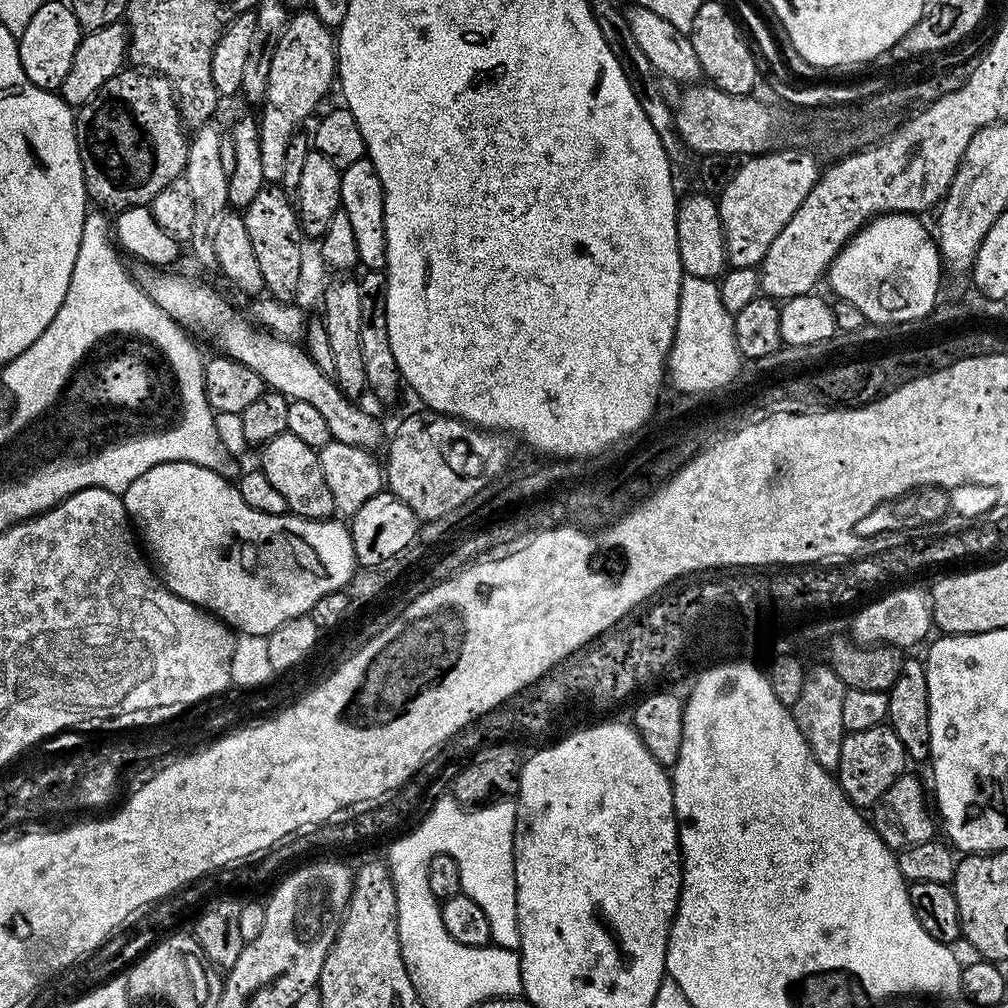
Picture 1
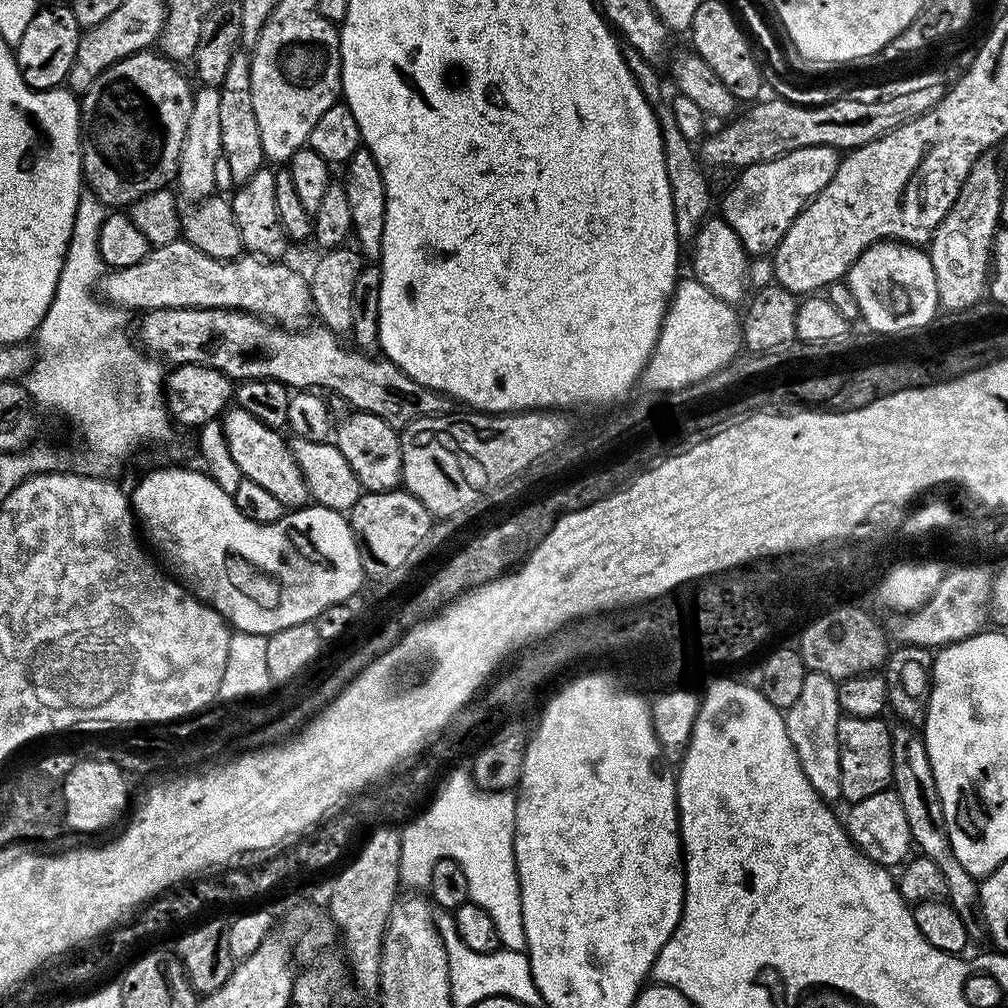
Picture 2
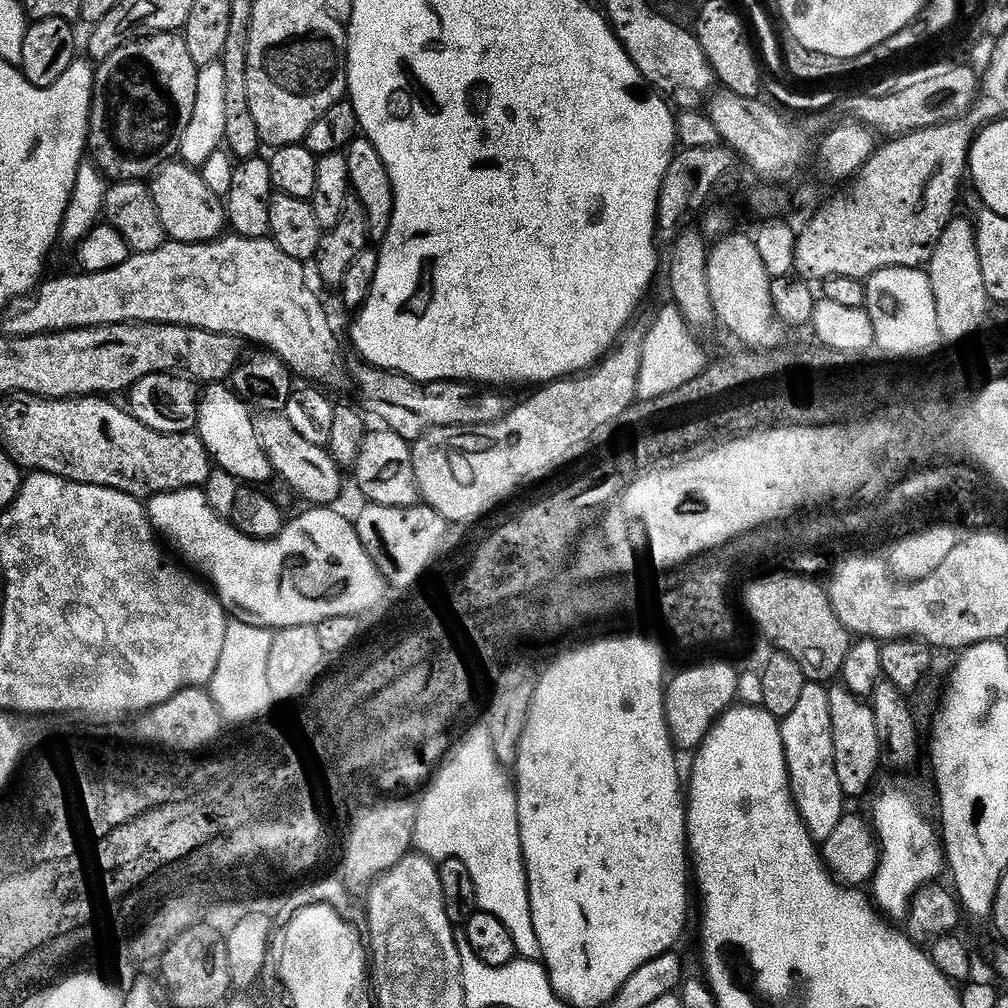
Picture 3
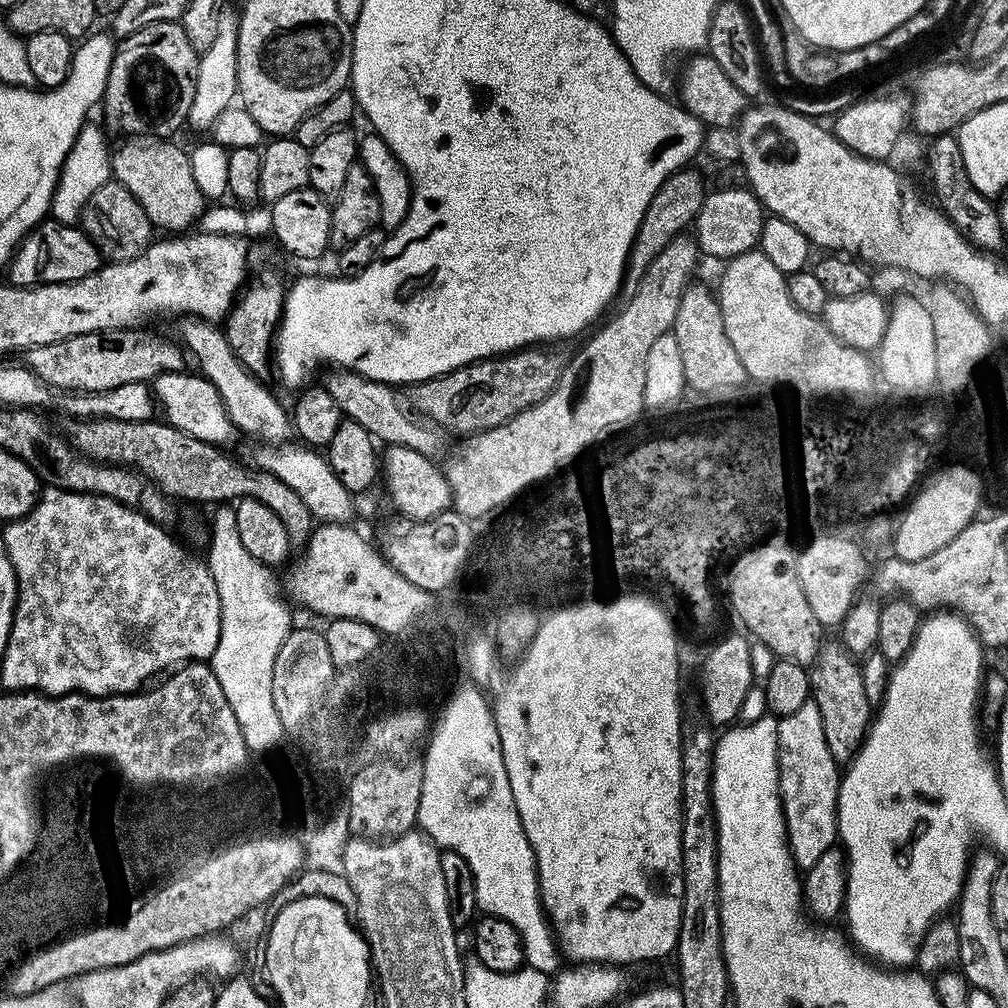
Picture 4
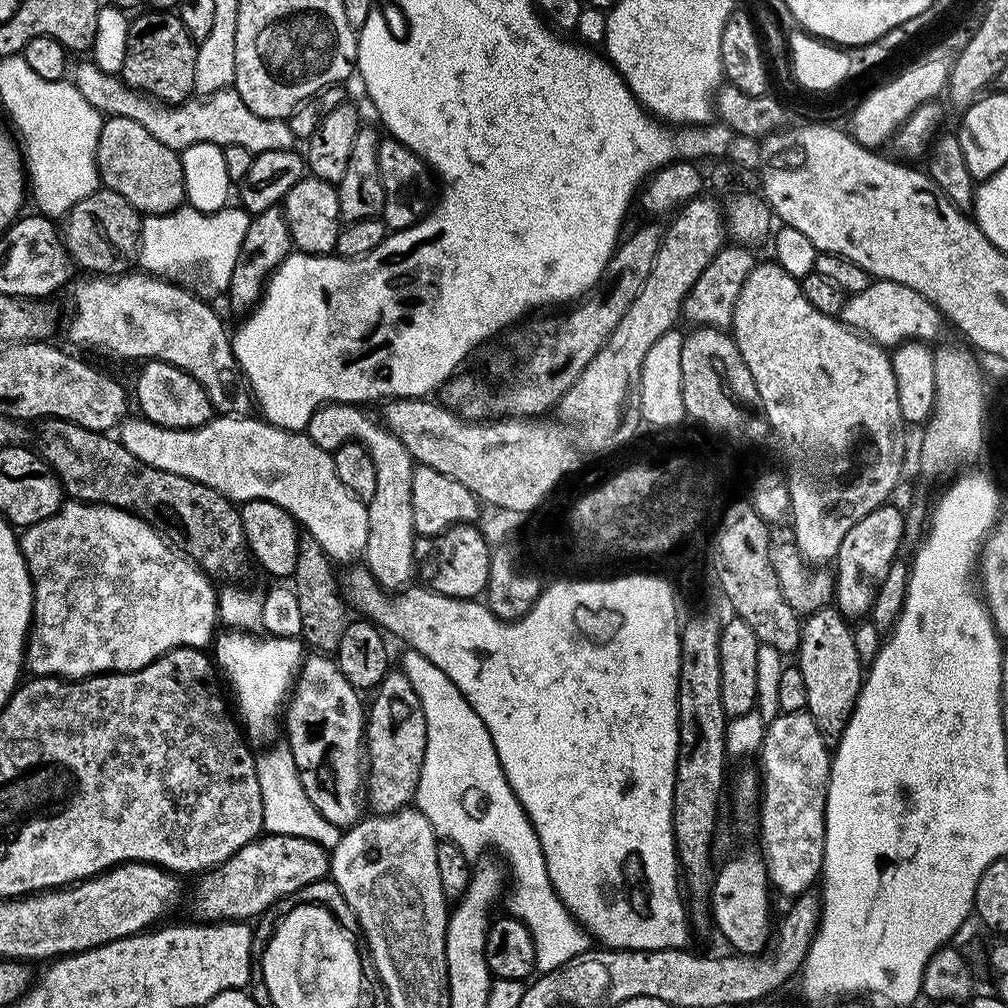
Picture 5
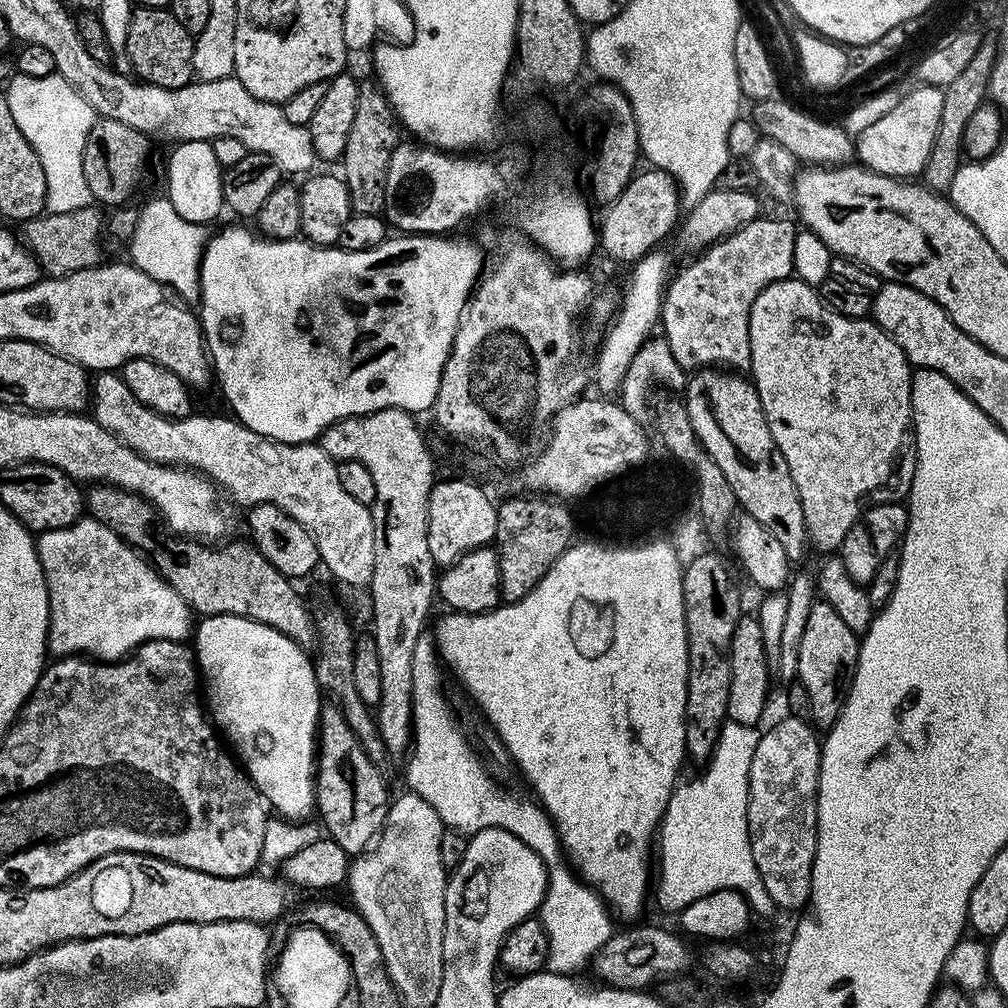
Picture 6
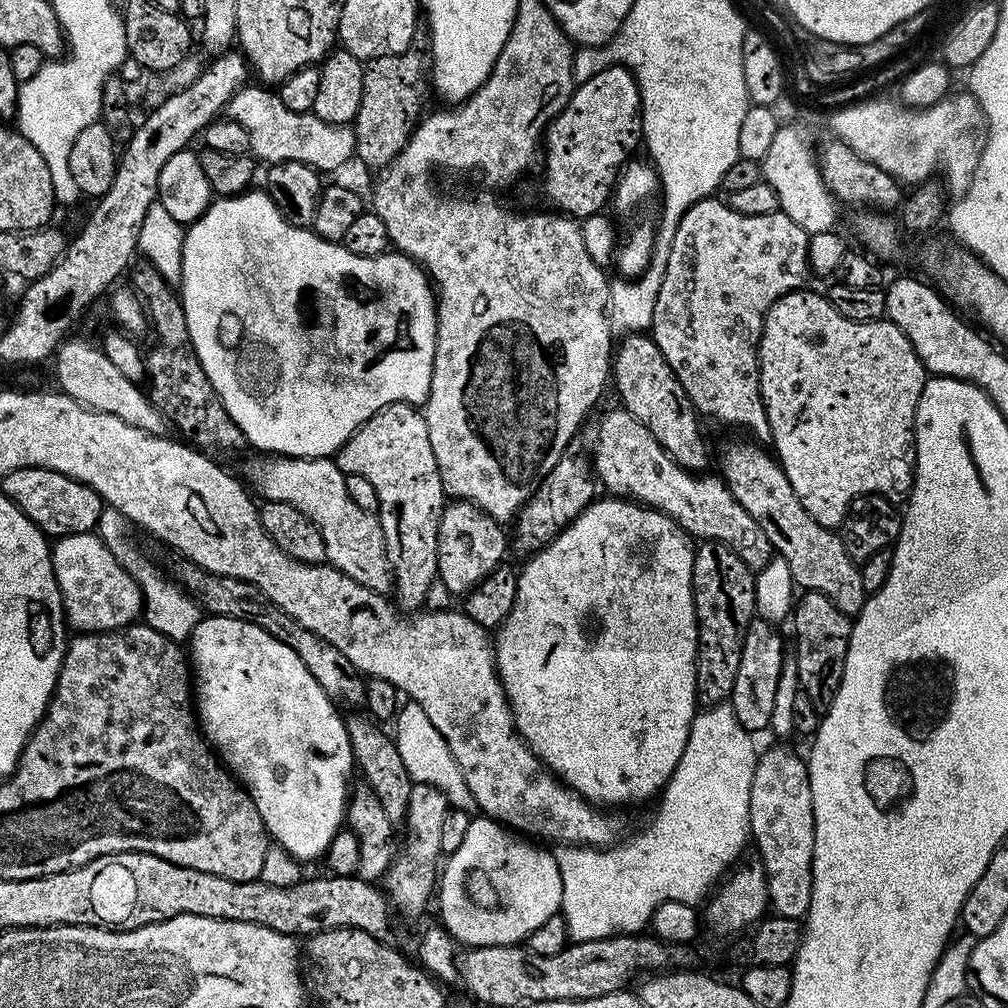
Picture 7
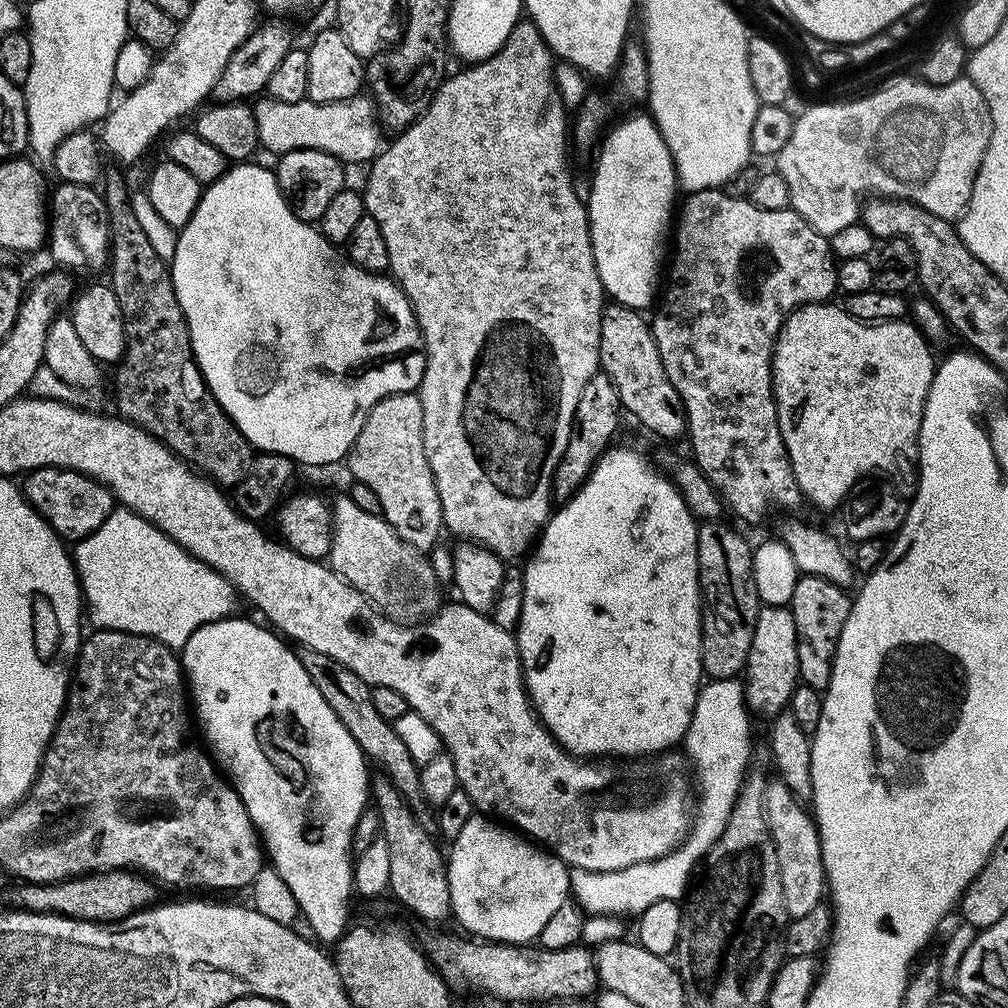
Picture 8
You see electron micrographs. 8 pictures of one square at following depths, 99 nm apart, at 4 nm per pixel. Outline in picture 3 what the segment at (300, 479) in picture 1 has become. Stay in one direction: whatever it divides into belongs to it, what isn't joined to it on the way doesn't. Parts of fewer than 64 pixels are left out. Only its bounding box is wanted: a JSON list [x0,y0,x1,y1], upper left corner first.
[196,382,274,482]

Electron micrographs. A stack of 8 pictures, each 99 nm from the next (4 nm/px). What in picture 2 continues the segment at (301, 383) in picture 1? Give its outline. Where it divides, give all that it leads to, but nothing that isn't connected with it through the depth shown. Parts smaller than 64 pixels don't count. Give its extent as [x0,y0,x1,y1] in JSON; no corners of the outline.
[334,411,402,492]

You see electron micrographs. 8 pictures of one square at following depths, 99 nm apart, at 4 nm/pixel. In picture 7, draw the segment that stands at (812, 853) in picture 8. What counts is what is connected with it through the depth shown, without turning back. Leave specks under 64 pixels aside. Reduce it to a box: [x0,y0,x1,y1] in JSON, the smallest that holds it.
[748,748,816,920]

